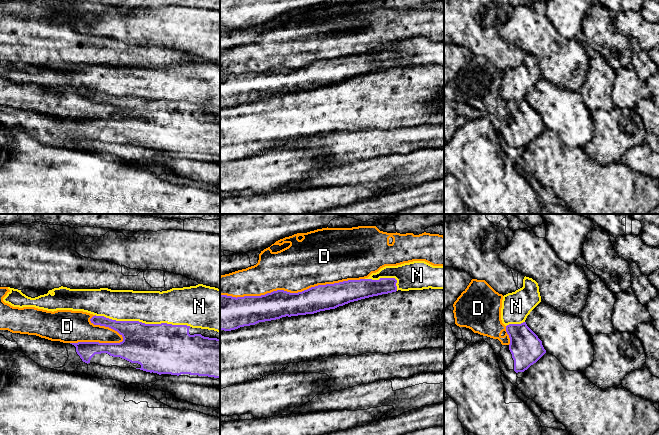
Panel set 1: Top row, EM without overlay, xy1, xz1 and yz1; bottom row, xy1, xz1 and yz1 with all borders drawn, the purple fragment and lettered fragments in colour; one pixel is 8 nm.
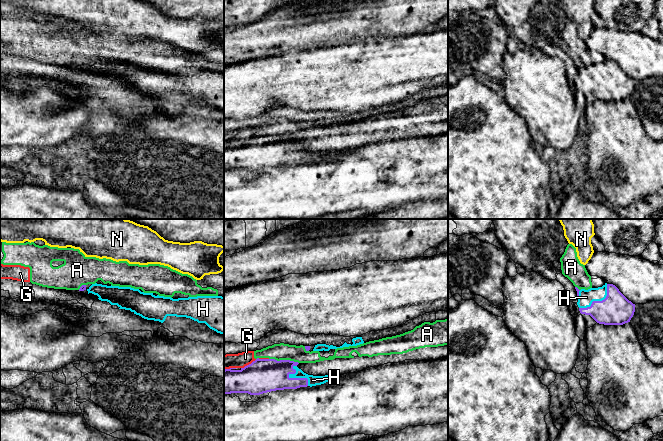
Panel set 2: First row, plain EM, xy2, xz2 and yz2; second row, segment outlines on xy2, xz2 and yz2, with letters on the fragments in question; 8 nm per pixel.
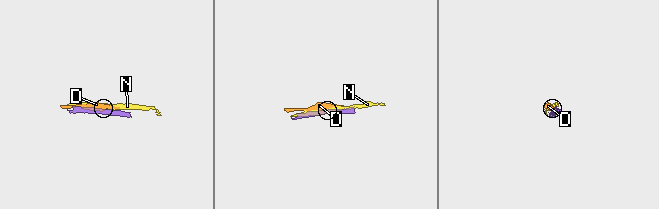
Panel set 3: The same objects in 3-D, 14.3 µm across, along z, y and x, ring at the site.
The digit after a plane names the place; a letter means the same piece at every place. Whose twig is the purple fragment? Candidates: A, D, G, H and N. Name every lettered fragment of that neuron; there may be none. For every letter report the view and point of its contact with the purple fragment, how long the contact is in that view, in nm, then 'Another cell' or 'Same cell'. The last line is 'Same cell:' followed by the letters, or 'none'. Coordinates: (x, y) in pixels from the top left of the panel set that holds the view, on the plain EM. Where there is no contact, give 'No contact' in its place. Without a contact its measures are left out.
A: Touches purple at xz2 (284, 136). Shared border 240 nm. Another cell
D: Touches purple at xz1 (292, 69). Shared border 1150 nm. Another cell
G: Touches purple at xz2 (249, 140). Shared border 150 nm. Another cell
H: Touches purple at xz2 (294, 154). Shared border 200 nm. Same cell
N: Touches purple at xy1 (143, 99). Shared border 750 nm. Another cell
Same cell: H

